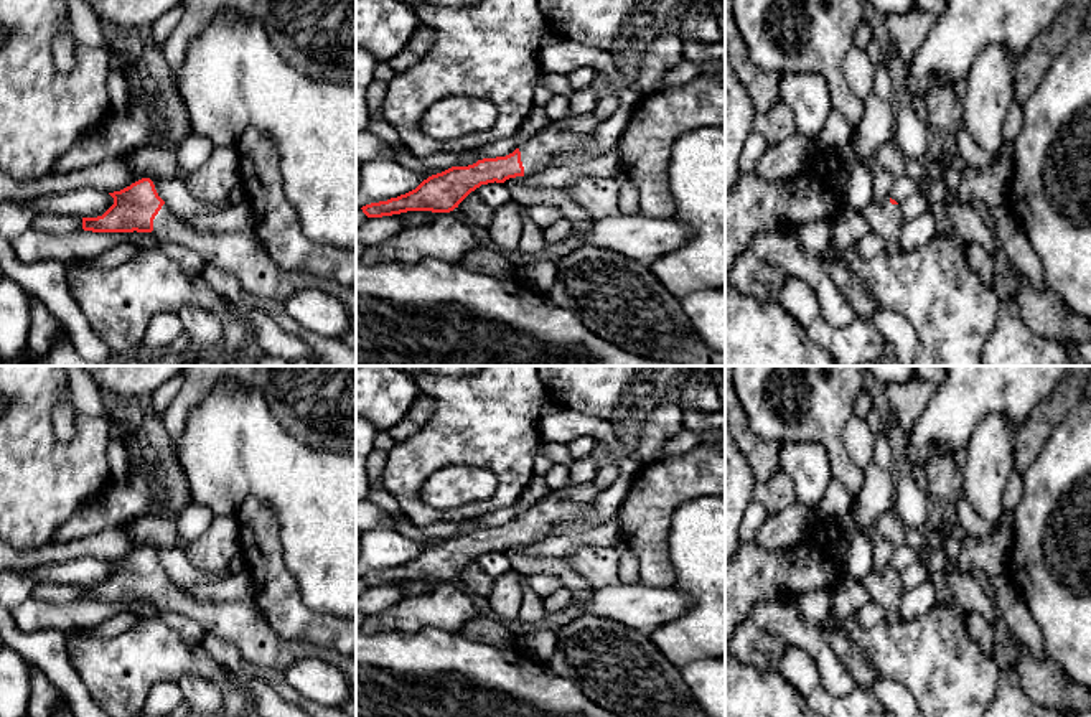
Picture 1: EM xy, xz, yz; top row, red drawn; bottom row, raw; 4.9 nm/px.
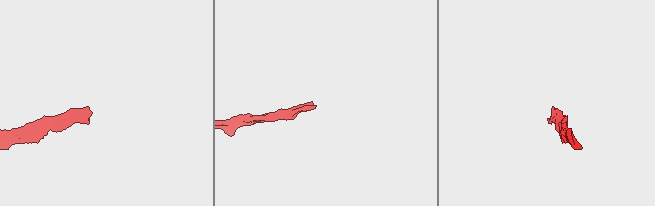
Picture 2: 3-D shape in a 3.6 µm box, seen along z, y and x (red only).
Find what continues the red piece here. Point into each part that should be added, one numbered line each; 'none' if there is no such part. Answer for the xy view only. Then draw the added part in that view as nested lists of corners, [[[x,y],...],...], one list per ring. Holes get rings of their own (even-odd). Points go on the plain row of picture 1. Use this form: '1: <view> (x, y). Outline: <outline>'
1: xy (241, 623). Outline: [[[163,574],[153,588],[153,602],[163,613],[185,615],[206,633],[234,644],[246,669],[282,674],[295,661],[326,658],[339,669],[349,687],[356,684],[354,656],[326,653],[308,641],[282,640],[252,600],[198,600]]]

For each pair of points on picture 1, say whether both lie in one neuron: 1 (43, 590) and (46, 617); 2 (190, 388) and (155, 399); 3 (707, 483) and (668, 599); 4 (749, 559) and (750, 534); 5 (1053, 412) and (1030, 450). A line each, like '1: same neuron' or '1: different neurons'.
1: different neurons
2: different neurons
3: different neurons
4: different neurons
5: same neuron

